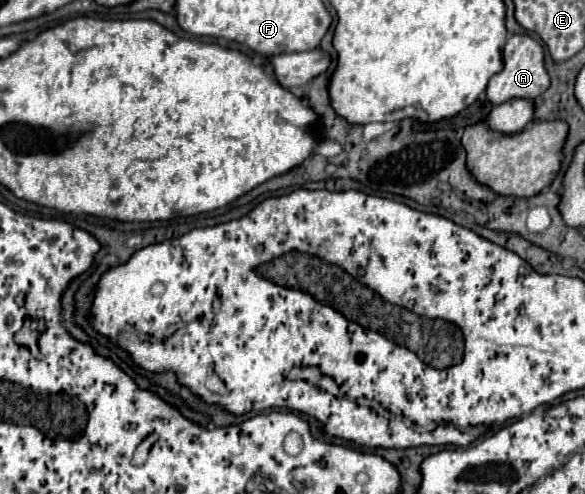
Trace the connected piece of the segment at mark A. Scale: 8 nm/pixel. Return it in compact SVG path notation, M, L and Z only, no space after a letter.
M513 35L503 49L503 71L489 79L485 89L487 99L493 105L501 105L509 99L537 99L549 87L549 75L543 67L543 47L529 35Z

